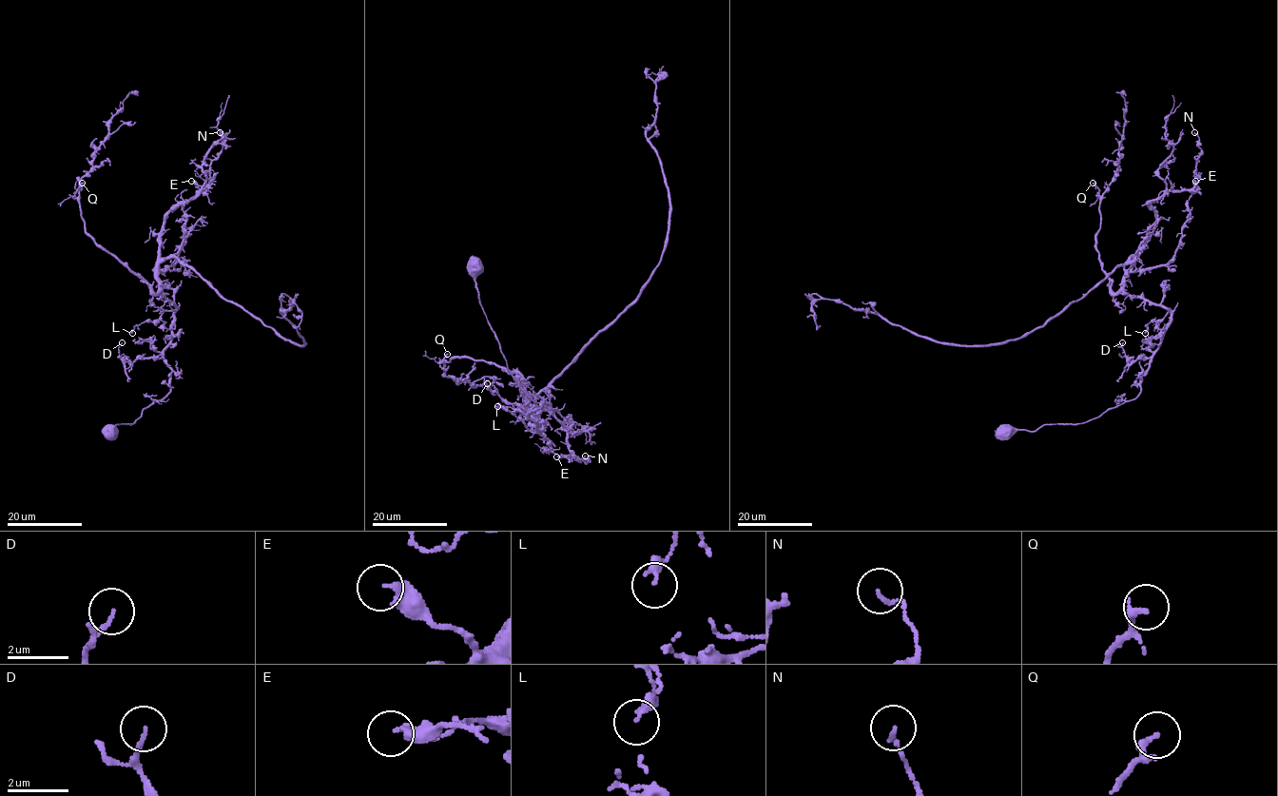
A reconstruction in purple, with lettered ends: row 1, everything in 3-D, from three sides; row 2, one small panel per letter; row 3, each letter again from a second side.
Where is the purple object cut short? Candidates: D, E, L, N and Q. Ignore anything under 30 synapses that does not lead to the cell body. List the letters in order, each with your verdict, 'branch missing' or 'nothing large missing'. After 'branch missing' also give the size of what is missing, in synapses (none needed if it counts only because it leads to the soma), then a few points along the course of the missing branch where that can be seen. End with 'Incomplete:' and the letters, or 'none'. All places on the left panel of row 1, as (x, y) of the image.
D: nothing large missing
E: nothing large missing
L: nothing large missing
N: nothing large missing
Q: nothing large missing
Incomplete: none

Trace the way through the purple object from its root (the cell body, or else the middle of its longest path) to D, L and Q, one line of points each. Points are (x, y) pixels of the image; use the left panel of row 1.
D: (110, 430), (132, 423), (170, 391), (172, 370), (163, 359), (137, 358), (130, 364), (120, 356), (122, 342)
L: (110, 430), (132, 423), (170, 391), (164, 350), (174, 313), (136, 324), (132, 333)
Q: (110, 430), (132, 423), (170, 391), (172, 370), (164, 350), (177, 308), (86, 232), (75, 196), (82, 183)

